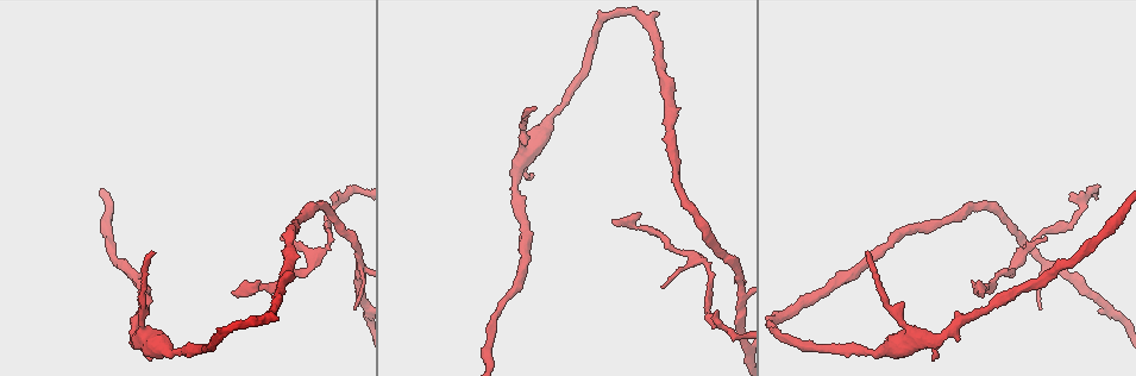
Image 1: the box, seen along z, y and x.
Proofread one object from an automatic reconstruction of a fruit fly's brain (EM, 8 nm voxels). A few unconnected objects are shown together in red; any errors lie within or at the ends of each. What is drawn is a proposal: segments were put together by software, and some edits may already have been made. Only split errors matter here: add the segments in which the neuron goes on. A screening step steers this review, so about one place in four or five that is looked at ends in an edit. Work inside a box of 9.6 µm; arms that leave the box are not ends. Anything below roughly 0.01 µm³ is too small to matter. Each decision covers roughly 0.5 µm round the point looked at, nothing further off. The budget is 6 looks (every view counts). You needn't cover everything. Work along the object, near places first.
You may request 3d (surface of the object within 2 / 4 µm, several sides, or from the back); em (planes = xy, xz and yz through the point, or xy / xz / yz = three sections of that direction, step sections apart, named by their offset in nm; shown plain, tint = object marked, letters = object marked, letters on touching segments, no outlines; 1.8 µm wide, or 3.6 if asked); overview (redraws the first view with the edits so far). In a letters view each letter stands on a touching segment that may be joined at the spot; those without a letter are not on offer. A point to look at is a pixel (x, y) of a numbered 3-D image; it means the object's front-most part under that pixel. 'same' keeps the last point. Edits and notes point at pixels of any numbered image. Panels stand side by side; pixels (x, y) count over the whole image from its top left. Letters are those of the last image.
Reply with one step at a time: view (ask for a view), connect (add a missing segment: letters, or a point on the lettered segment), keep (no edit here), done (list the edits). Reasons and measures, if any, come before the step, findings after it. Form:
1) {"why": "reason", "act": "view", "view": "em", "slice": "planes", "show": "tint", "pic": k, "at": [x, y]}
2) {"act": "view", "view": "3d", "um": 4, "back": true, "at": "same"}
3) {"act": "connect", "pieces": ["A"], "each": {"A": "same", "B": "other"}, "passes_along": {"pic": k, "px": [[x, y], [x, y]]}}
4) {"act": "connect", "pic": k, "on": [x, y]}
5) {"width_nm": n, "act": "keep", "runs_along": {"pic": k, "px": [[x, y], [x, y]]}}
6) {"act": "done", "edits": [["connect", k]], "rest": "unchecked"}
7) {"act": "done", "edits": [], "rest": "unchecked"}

{"why": "sharp bend", "act": "view", "view": "em", "slice": "planes", "show": "tint", "pic": 1, "at": [354, 188]}

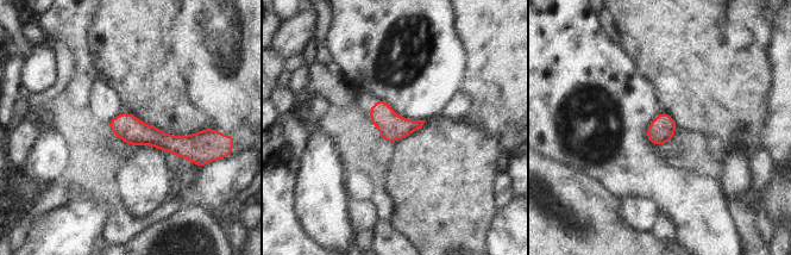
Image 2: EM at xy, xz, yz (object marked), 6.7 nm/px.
{"act": "view", "view": "em", "slice": "planes", "show": "letters", "at": "same"}

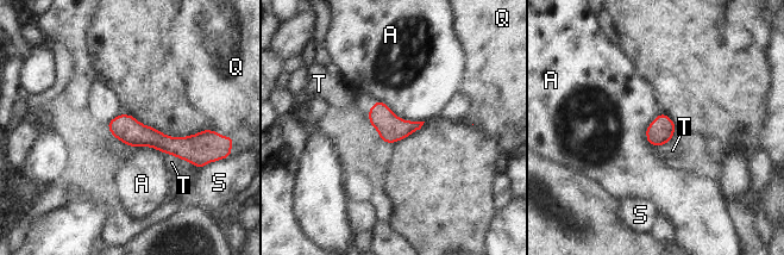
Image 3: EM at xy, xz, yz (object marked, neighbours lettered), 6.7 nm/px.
{"act": "keep", "each": {"A": "other", "Q": "other", "S": "other", "T": "other"}, "border": {"pic": 3, "px": [[376, 99], [403, 119], [424, 122]]}, "found": "none of them fits"}

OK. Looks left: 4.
{"why": "an open end", "act": "view", "view": "3d", "um": 2, "pic": 1, "at": [281, 239]}

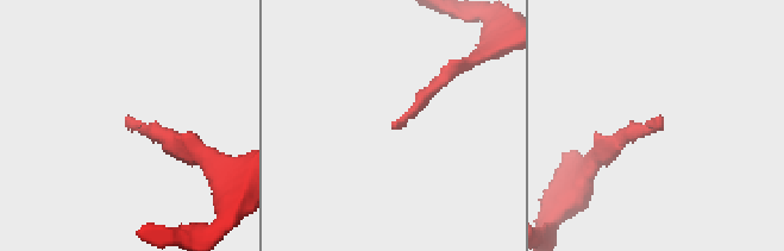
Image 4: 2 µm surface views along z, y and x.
{"act": "view", "view": "em", "slice": "planes", "show": "letters", "pic": 4, "at": [126, 118]}

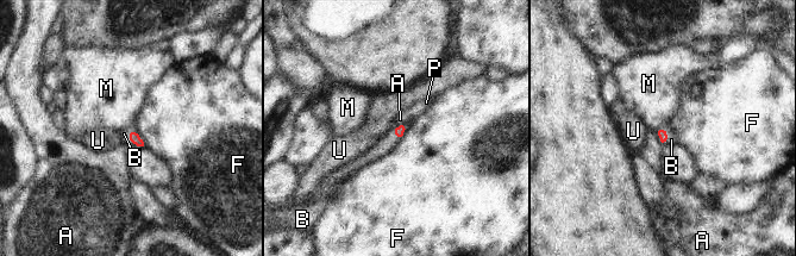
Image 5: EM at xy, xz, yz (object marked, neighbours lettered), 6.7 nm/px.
{"act": "connect", "pieces": ["B"], "each": {"A": "other", "B": "same", "F": "other", "M": "other", "P": "other", "U": "other"}, "passes_along": {"pic": 5, "px": [[662, 133], [658, 135], [671, 139]]}, "found": "it goes on there"}

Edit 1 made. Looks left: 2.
{"why": "redraw", "act": "view", "view": "overview"}

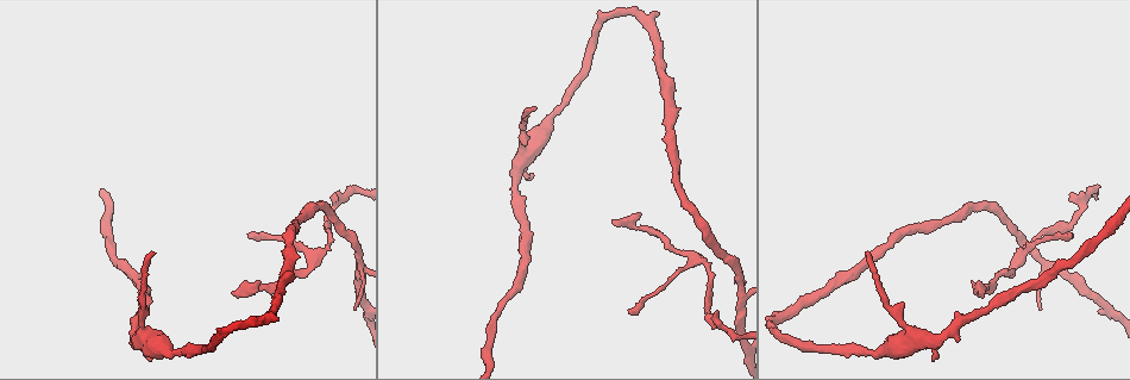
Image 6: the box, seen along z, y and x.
{"why": "sudden change in width", "act": "view", "view": "em", "um": 3.6, "slice": "planes", "show": "letters", "pic": 6, "at": [140, 312]}

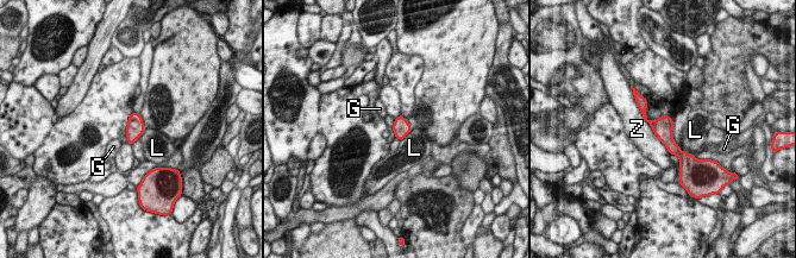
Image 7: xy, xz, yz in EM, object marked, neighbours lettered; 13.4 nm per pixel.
{"act": "keep", "each": {"G": "other", "L": "other", "Z": "other"}, "runs_along": {"pic": 7, "px": [[641, 102], [644, 115], [682, 156]]}, "found": "none of them fits"}

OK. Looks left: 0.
{"act": "done", "edits": [["connect", 5]], "rest": "unchecked"}

